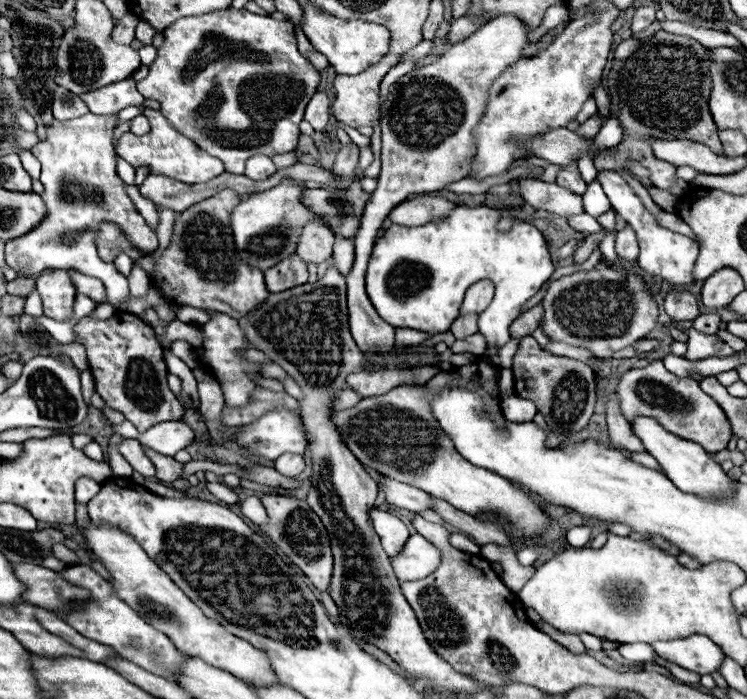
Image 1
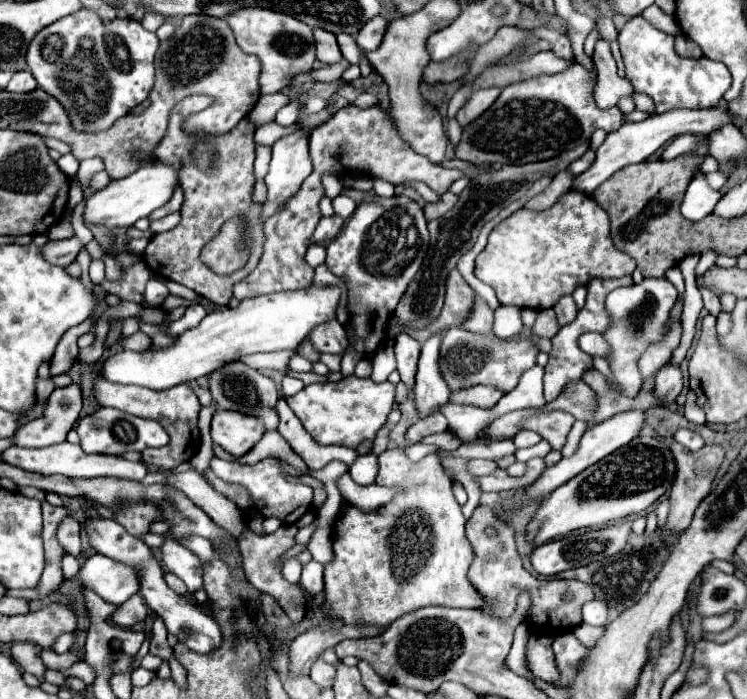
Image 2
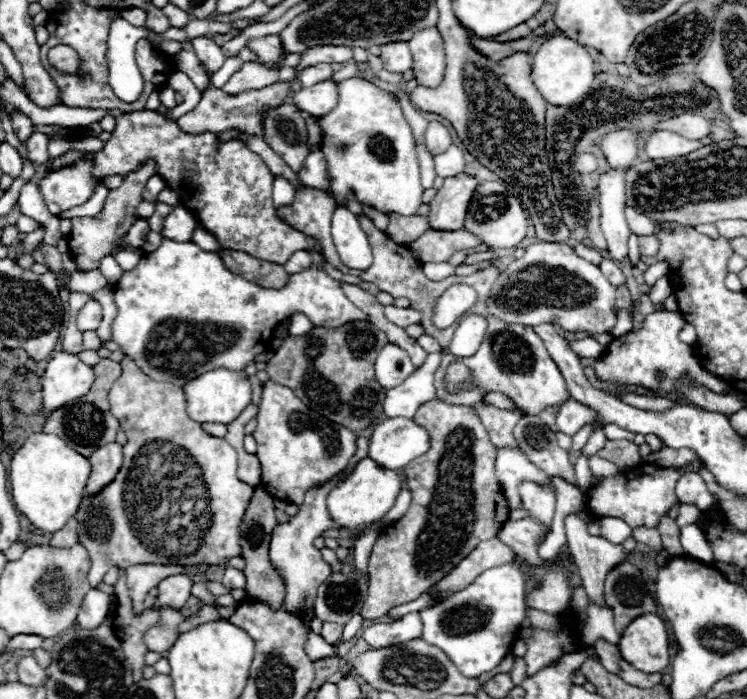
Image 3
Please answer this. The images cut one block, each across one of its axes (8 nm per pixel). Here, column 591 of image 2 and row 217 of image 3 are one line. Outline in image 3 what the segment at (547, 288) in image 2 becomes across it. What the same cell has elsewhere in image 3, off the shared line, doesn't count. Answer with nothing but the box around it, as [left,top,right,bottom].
[92,110,316,262]

